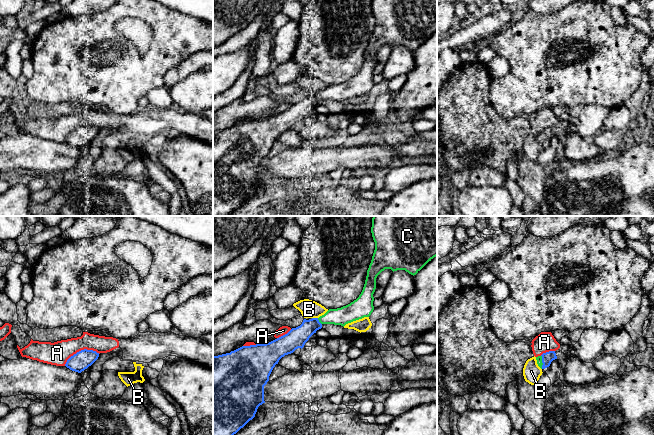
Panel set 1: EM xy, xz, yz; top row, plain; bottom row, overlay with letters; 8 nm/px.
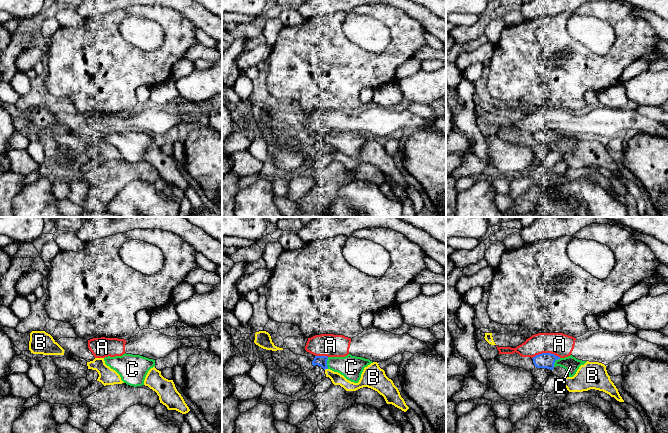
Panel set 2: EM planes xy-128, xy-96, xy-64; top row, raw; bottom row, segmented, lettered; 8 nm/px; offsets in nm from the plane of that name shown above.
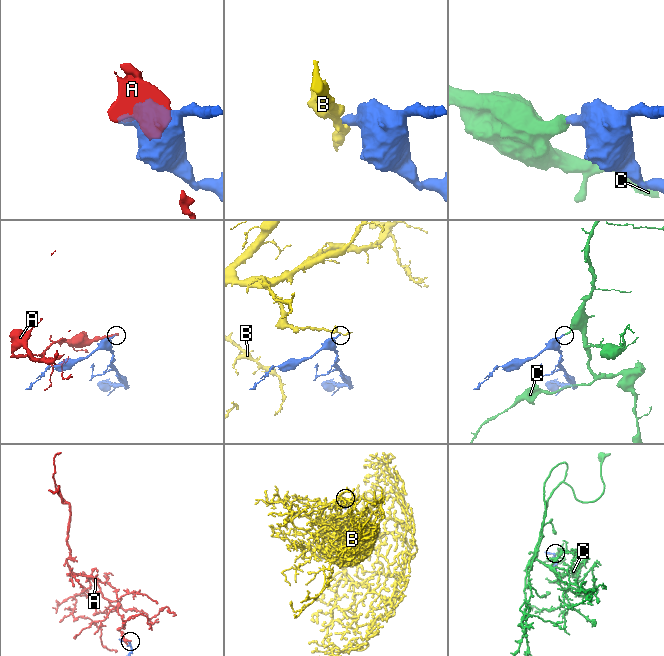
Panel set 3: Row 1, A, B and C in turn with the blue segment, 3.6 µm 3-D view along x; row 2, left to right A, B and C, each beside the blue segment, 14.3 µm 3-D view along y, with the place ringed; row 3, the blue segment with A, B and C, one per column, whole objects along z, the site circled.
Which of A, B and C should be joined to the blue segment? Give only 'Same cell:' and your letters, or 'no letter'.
Same cell: C

